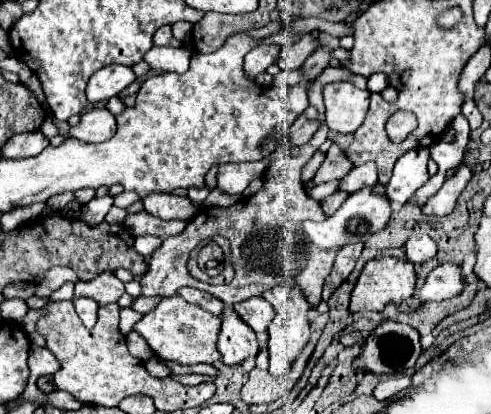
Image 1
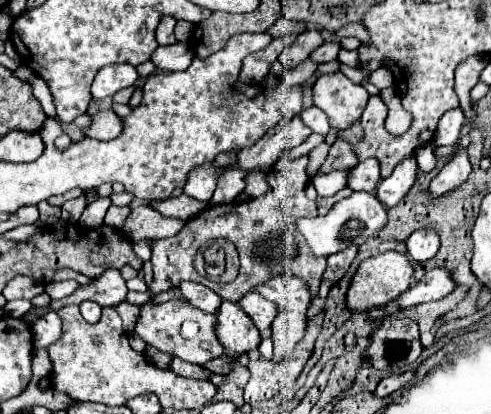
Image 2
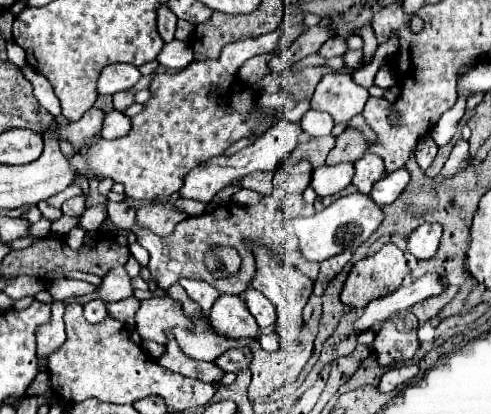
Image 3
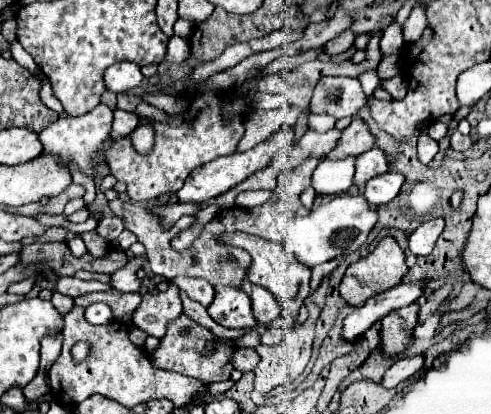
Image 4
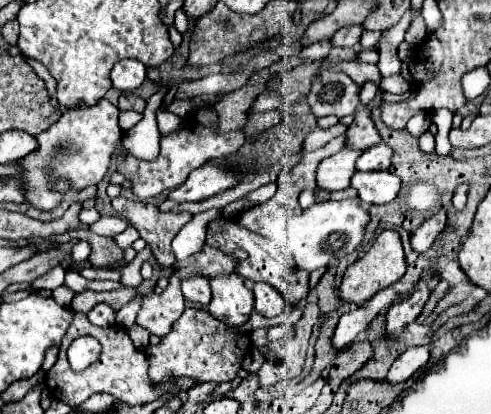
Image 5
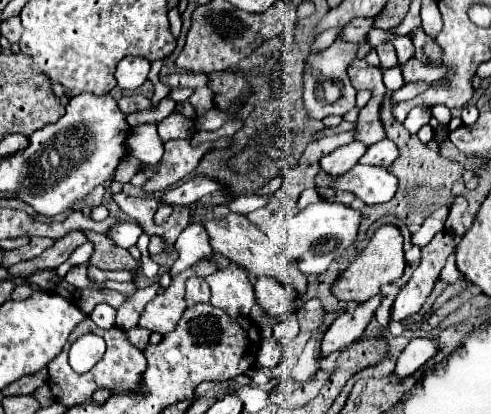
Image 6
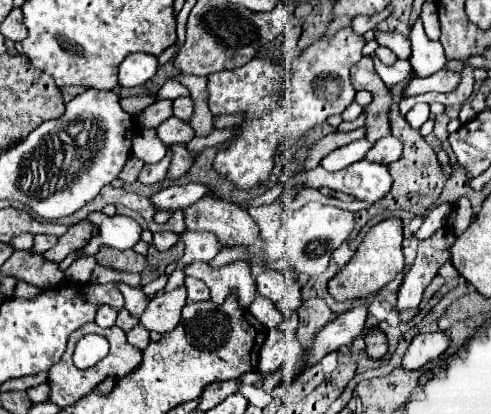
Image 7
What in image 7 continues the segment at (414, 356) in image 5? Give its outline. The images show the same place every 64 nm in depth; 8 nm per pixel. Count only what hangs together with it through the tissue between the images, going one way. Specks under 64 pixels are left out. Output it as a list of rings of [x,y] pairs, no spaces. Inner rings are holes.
[[[444,332],[436,334],[418,334],[408,350],[402,356],[402,368],[404,370],[418,370],[430,360],[436,360],[450,344],[450,338]]]

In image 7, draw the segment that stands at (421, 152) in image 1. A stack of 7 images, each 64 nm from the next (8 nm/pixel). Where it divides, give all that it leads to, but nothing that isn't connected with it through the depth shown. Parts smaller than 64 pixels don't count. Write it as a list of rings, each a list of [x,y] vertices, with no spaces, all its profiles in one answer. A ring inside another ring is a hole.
[[[368,160],[354,162],[352,166],[338,172],[326,172],[324,168],[318,166],[312,172],[294,174],[290,178],[290,184],[300,182],[304,182],[310,188],[326,186],[330,190],[340,190],[344,194],[356,196],[356,200],[364,200],[370,204],[382,200],[392,188],[392,176],[388,168]]]

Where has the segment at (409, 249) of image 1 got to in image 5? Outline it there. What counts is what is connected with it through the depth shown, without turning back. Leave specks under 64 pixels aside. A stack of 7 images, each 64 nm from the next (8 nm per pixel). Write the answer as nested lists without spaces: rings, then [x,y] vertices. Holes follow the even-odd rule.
[[[440,210],[432,218],[428,218],[418,230],[412,232],[412,238],[410,238],[412,250],[418,254],[426,252],[434,244],[434,240],[438,238],[438,234],[444,230],[444,224],[446,224],[446,212],[444,210]]]

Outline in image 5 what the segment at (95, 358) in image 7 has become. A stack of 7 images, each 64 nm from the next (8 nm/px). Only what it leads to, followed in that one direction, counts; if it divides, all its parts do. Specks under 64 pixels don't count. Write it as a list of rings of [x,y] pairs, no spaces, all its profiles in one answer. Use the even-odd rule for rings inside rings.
[[[86,336],[86,338],[78,338],[74,342],[74,356],[72,356],[72,368],[74,370],[82,370],[86,368],[86,364],[94,362],[96,356],[100,356],[100,344]]]

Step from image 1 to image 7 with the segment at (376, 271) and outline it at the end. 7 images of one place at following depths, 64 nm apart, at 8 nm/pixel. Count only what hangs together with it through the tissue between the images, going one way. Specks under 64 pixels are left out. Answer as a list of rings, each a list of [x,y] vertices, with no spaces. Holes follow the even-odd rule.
[[[388,218],[376,224],[364,238],[362,246],[356,250],[354,258],[330,280],[328,290],[336,300],[354,300],[354,298],[370,298],[382,286],[392,282],[398,272],[404,270],[404,254],[402,254],[402,222],[398,218]]]

